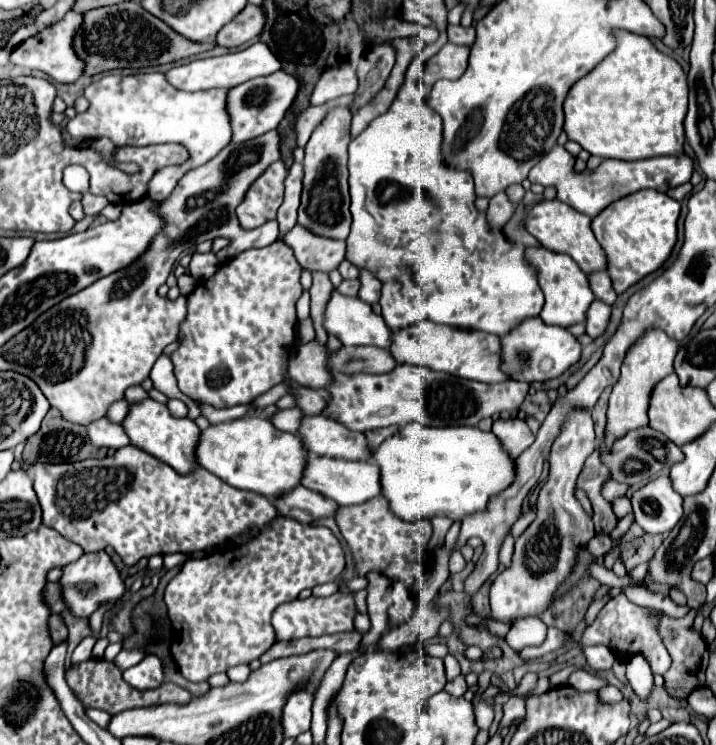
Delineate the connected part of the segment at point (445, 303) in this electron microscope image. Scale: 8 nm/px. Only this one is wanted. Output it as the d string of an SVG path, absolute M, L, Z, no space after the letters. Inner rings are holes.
M406 78L406 82L402 84L398 96L394 98L392 106L388 108L388 112L384 116L378 116L376 120L372 120L372 124L368 124L368 128L356 136L350 142L348 148L348 172L350 172L350 196L352 196L352 204L350 204L350 212L352 212L352 232L348 236L348 254L346 258L356 264L358 268L368 268L370 272L376 272L380 266L400 266L406 264L414 270L416 274L416 282L422 288L422 301L426 311L426 319L428 314L434 314L436 324L448 324L454 328L464 328L464 330L482 330L482 332L490 332L496 336L502 336L506 332L510 332L514 326L518 326L524 318L530 316L538 316L544 304L544 294L538 286L536 280L536 272L532 272L532 268L528 268L526 260L524 260L524 246L510 242L500 230L490 230L486 224L486 216L484 212L478 212L474 206L476 194L474 194L474 182L472 176L468 172L460 172L454 168L444 168L442 164L442 154L440 154L440 144L442 144L442 118L440 114L436 114L428 104L426 104L426 94L420 90L418 80L416 78ZM402 244L412 244L412 250L404 250Z

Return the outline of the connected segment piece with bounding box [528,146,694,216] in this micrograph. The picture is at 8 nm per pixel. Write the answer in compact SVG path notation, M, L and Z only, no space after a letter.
M554 146L532 170L528 180L532 184L542 186L554 186L558 192L558 200L570 204L578 212L584 212L588 216L596 216L600 210L604 210L612 200L620 200L622 196L634 194L644 188L652 188L658 192L668 192L674 186L686 184L692 178L694 172L694 160L686 154L682 156L658 156L648 160L636 160L636 162L620 162L620 160L604 160L596 170L584 170L582 174L576 174L573 170L575 158L563 147Z

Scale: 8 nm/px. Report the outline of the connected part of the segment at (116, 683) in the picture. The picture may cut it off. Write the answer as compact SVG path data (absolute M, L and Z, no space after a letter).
M90 658L90 660L78 662L78 664L70 664L66 668L66 684L76 694L76 698L82 702L84 710L98 708L98 710L108 712L110 716L114 716L116 712L124 712L128 708L146 708L146 706L168 704L168 702L184 704L186 700L192 698L192 694L188 690L184 690L172 682L164 682L162 686L158 686L154 690L136 690L124 682L122 670L114 662L108 662L104 658Z

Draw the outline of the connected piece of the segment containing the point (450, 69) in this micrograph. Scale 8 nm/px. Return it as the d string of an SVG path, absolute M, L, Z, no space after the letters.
M446 42L442 50L426 62L422 80L428 84L434 84L436 80L442 80L442 78L456 80L458 76L464 74L468 56L470 56L468 46L456 46L452 42Z

